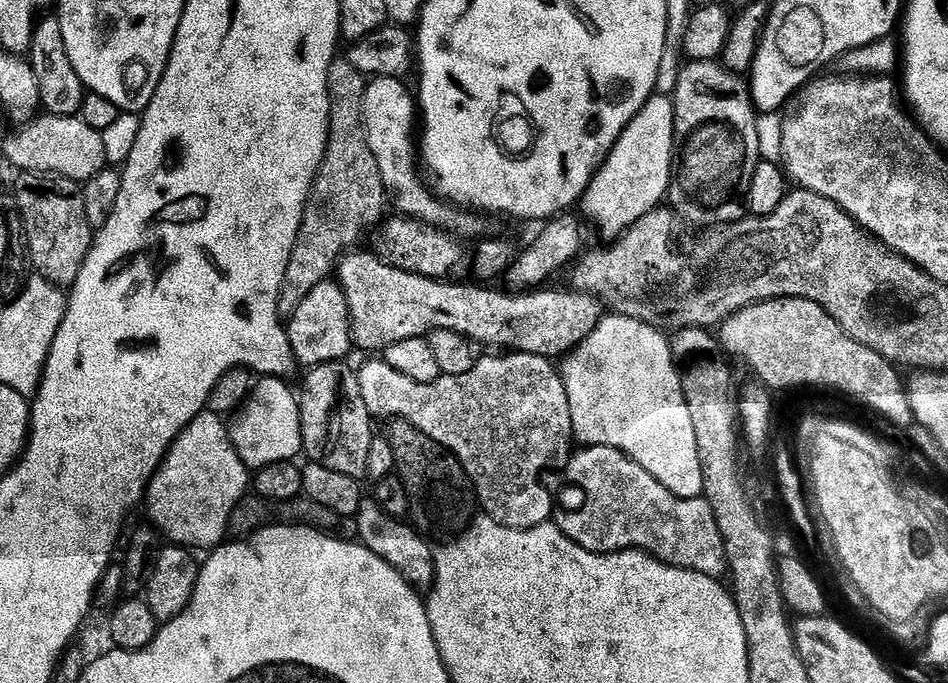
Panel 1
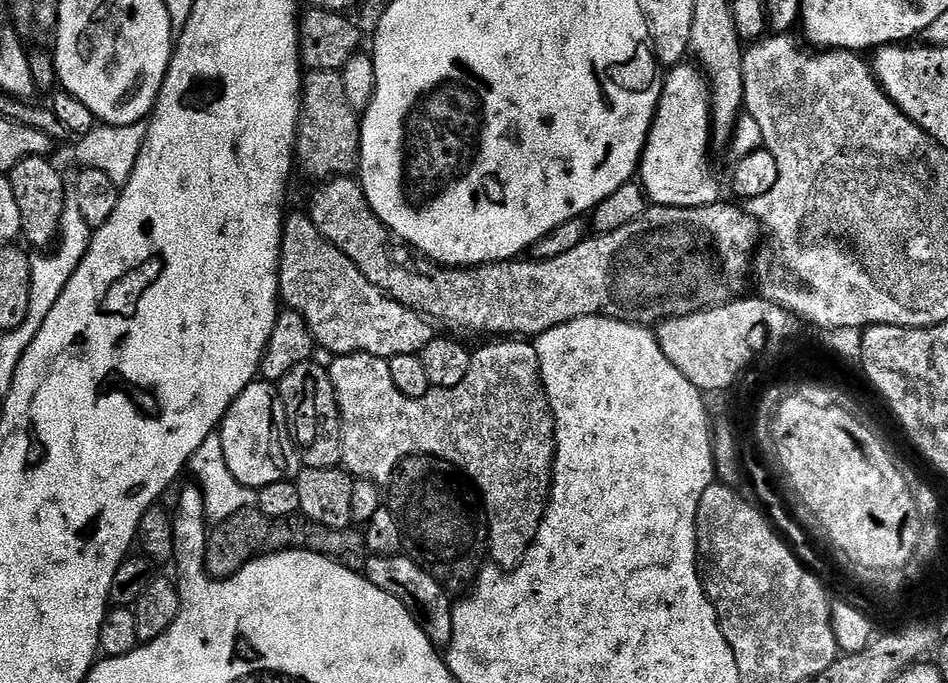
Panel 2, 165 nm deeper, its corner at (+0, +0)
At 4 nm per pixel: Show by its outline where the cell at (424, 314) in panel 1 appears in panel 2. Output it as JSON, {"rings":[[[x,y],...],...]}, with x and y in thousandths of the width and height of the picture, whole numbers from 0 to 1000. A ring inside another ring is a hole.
{"rings":[[[305,309],[300,324],[300,353],[295,357],[295,439],[299,441],[299,444],[304,444],[301,447],[321,467],[323,477],[329,485],[330,499],[332,499],[336,508],[339,504],[344,514],[350,515],[349,518],[353,518],[354,521],[368,521],[374,515],[385,515],[391,521],[399,521],[402,524],[438,521],[442,518],[443,514],[456,499],[456,496],[458,496],[458,485],[456,486],[457,476],[453,473],[448,464],[437,454],[432,454],[428,448],[424,448],[420,442],[416,442],[406,428],[400,428],[400,425],[380,400],[378,389],[373,389],[373,384],[369,384],[369,378],[365,378],[365,372],[361,372],[361,366],[357,366],[351,360],[350,356],[348,356],[331,329],[329,329],[329,321],[320,309]]]}

